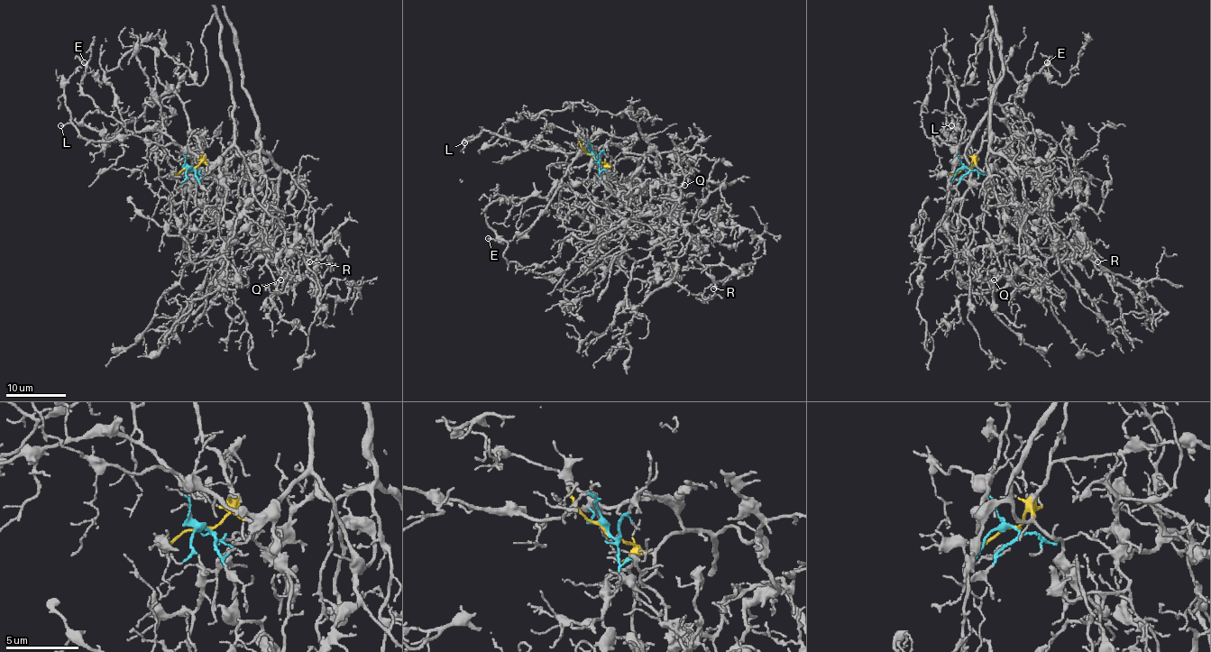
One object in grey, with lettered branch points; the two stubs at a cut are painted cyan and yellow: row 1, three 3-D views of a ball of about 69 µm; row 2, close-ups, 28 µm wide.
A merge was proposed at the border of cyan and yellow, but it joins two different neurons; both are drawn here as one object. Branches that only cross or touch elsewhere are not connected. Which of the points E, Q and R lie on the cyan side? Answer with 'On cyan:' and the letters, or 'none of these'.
On cyan: Q, R

